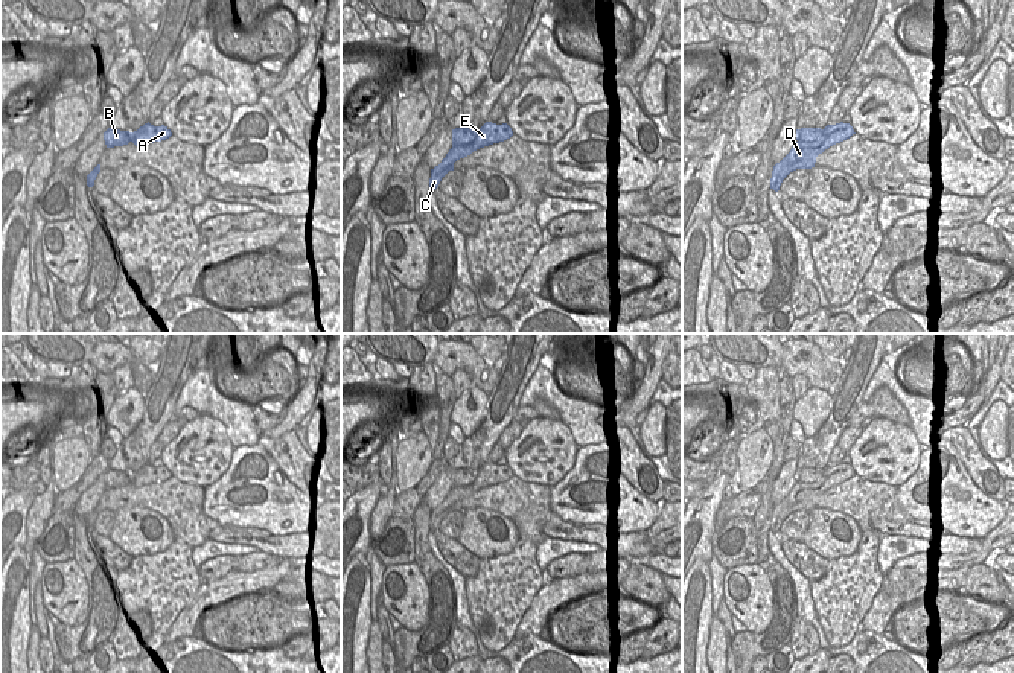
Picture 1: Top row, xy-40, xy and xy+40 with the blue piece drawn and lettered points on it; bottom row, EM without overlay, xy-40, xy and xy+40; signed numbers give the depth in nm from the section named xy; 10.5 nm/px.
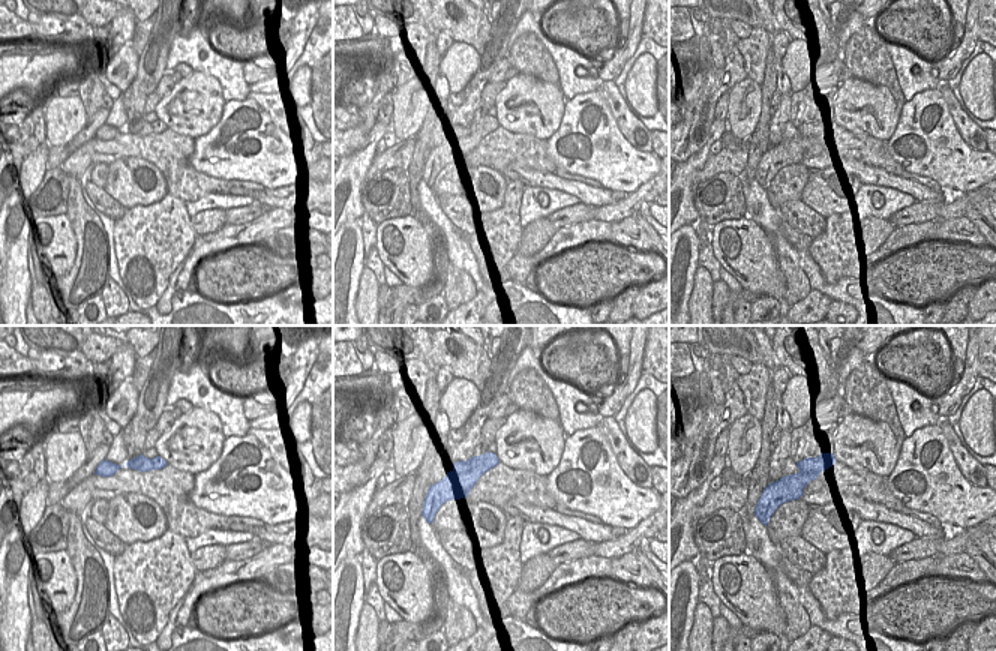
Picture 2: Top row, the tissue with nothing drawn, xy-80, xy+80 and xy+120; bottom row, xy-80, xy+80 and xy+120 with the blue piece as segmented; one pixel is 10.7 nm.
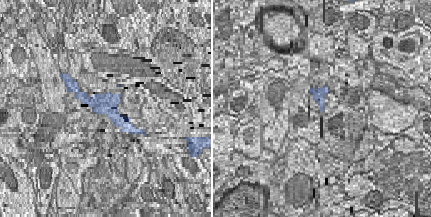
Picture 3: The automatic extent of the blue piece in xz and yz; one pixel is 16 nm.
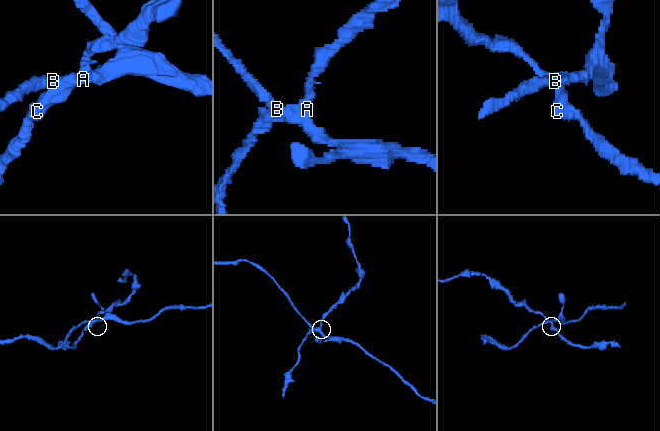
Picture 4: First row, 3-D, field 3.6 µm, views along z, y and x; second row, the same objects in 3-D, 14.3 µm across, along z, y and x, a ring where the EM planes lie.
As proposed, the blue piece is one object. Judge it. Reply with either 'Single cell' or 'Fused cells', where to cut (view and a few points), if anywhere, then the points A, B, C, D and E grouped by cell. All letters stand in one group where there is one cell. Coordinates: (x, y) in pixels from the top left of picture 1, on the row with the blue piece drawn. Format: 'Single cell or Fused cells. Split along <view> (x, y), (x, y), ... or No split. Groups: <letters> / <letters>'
Fused cells. Split along xy (477, 131), (469, 143), (452, 146). Groups: A C D E / B.

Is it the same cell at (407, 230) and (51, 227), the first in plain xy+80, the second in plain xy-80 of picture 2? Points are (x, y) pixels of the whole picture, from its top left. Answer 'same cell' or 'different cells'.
same cell

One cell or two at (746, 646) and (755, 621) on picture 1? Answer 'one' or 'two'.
two

